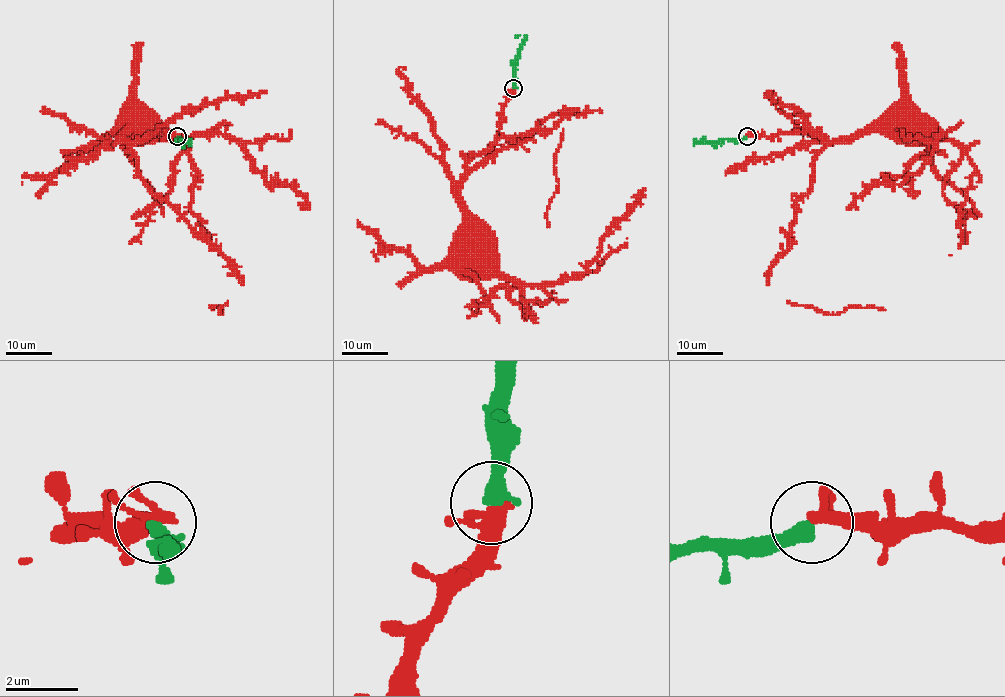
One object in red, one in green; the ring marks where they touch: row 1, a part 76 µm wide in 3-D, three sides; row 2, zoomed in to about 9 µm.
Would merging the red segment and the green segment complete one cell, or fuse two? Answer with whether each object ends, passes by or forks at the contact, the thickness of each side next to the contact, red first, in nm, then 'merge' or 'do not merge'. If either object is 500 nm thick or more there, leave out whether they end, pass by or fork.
red passes by | green ends | 360/440 nm | merge

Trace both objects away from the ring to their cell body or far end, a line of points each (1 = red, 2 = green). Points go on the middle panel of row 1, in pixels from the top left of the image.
1: (513, 88), (513, 94), (503, 109), (494, 149), (461, 184), (464, 238), (474, 248)
2: (513, 88), (514, 60), (522, 41), (514, 38)

